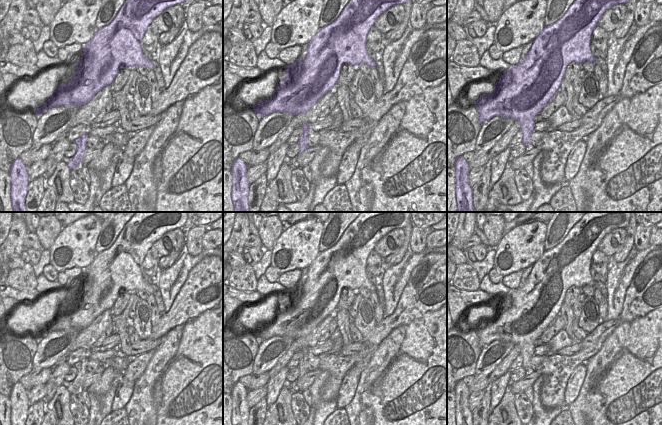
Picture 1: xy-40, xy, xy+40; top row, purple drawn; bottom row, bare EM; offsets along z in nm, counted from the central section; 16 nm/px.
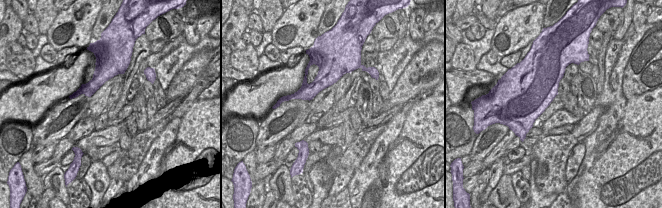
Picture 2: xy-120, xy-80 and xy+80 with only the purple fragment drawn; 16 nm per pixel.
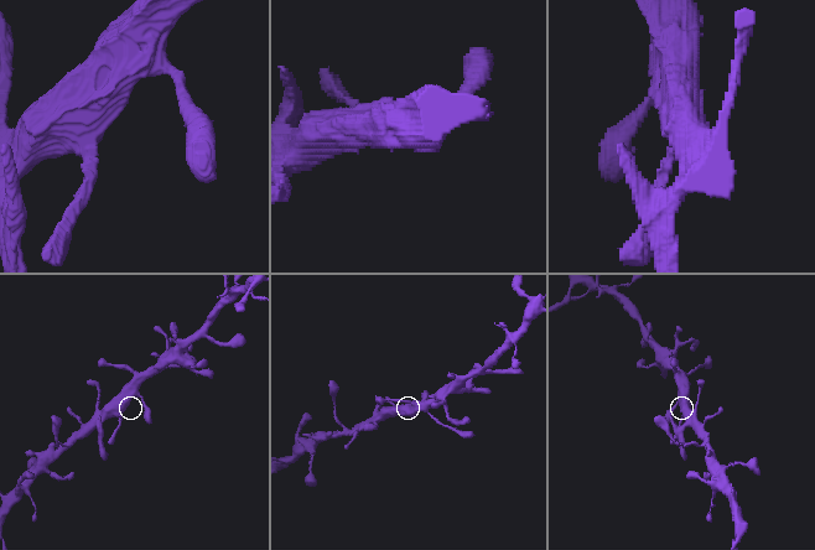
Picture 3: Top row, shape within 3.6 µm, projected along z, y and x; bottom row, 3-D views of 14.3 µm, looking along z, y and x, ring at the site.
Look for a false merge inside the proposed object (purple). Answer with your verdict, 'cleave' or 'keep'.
keep

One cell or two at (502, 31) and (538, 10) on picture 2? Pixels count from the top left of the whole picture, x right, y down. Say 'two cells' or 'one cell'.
one cell

